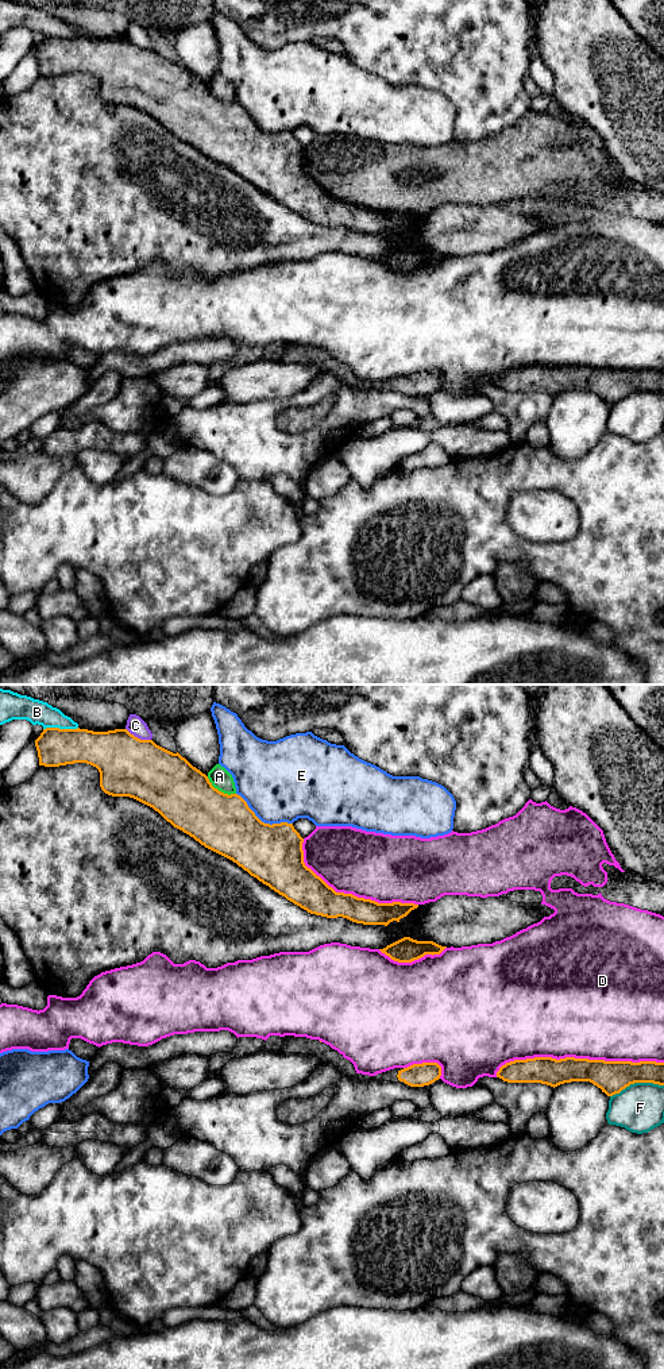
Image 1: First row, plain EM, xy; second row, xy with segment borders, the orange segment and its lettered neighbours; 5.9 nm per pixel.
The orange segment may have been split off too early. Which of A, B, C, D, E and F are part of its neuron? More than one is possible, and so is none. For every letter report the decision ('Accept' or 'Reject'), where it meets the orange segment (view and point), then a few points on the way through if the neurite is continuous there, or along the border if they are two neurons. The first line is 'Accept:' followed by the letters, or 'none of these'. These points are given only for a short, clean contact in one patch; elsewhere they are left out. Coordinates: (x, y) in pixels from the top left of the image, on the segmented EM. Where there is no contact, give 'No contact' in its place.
Accept: none of these
A: Reject. Touches orange at xy (220, 791)
B: Reject. Touches orange at xy (58, 728)
C: Reject. Touches orange at xy (136, 737)
D: Reject. Touches orange at xy (576, 1059)
E: Reject. Touches orange at xy (263, 822)
F: Reject. Touches orange at xy (636, 1082)

